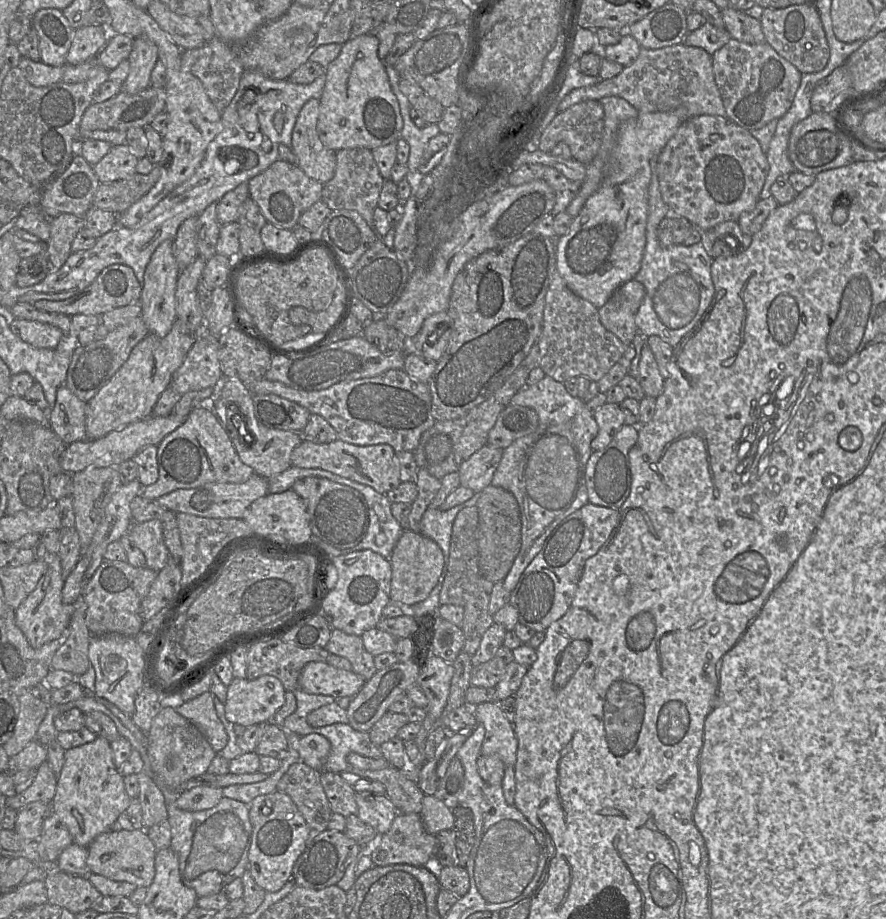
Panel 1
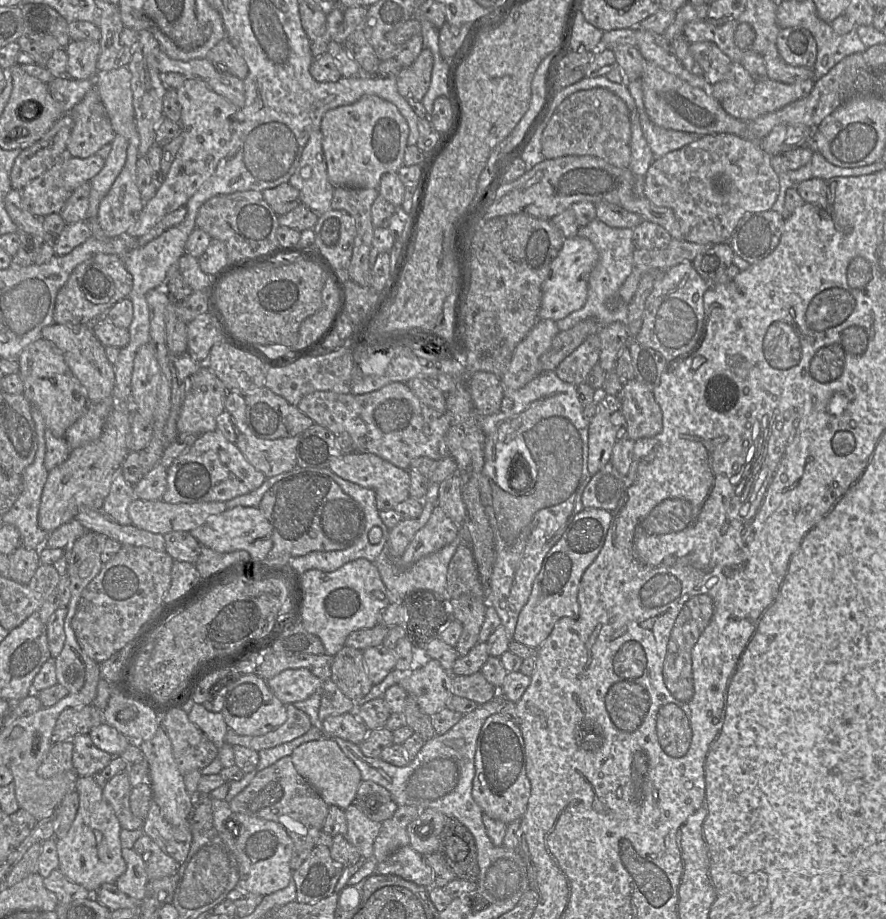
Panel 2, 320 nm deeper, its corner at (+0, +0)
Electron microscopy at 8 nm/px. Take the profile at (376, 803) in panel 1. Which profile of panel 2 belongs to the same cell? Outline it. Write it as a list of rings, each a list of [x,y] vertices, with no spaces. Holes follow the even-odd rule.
[[[352,803],[345,809],[347,821],[347,840],[360,852],[362,858],[373,858],[374,841],[382,823],[367,817],[357,804]]]

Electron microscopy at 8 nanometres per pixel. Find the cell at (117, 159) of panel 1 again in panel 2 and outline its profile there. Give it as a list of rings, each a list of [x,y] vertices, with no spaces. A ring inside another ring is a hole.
[[[97,154],[81,159],[68,157],[63,162],[62,178],[72,192],[95,177],[104,167],[105,159]]]

